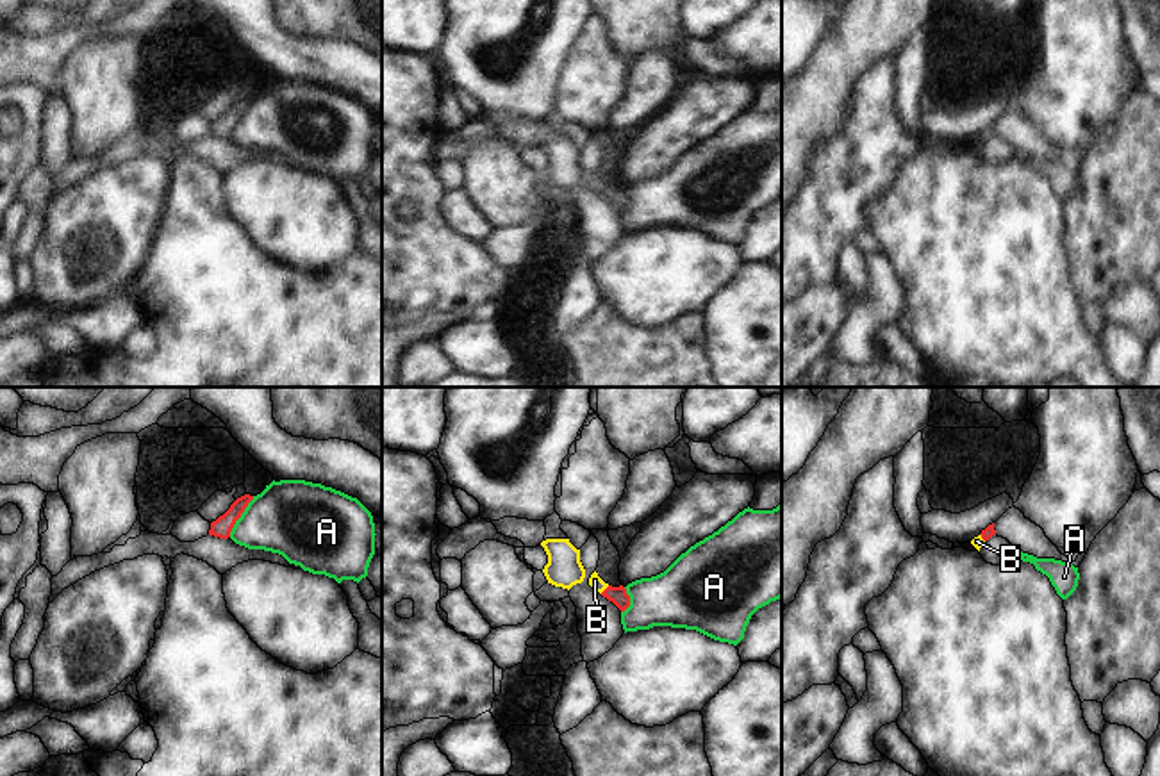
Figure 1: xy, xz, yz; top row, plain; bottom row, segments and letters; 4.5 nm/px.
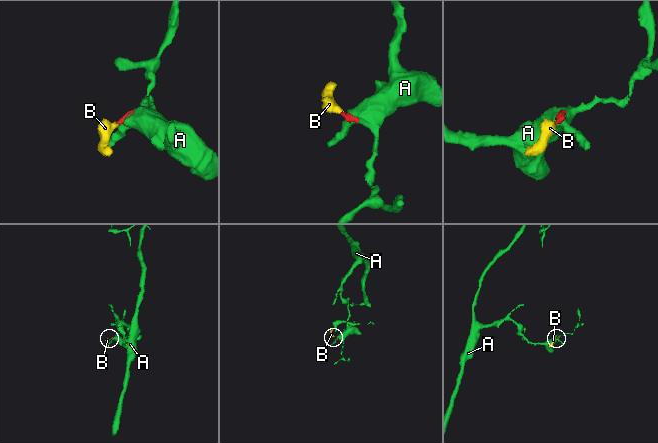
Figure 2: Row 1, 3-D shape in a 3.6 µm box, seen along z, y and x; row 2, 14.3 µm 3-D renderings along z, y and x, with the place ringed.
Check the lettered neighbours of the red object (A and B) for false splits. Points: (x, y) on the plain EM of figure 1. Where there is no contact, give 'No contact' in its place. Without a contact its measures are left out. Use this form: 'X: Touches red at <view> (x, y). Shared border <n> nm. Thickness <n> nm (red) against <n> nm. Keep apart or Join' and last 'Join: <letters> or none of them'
A: Touches red at xy (240, 116). Shared border 220 nm. Thickness 90 nm (red) against 360 nm. Keep apart
B: Touches red at xz (605, 189). Shared border 60 nm. Thickness 80 nm (red) against 60 nm. Join
Join: B

